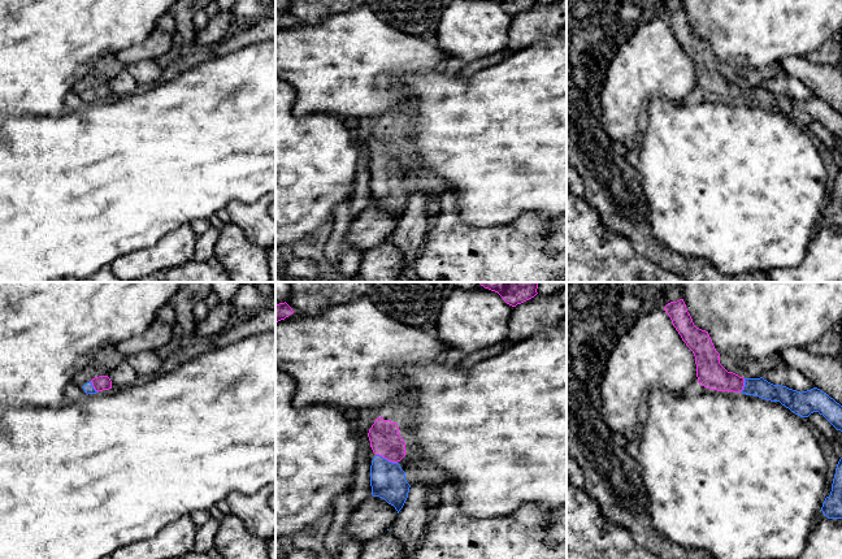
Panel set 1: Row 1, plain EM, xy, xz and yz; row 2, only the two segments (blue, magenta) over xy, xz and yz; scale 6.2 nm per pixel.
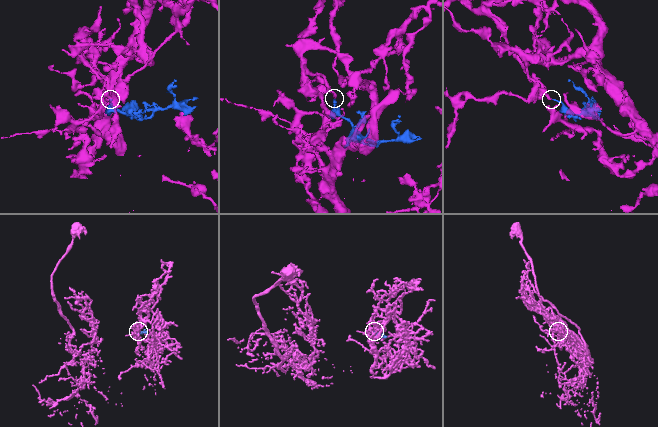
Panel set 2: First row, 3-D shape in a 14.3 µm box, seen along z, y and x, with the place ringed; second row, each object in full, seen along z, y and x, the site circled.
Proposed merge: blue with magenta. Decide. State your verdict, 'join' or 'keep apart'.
join

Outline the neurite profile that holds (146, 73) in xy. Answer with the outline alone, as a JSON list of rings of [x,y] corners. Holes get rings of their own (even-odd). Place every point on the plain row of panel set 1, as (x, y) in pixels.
[[[151,58],[125,66],[136,81],[139,88],[153,86],[160,79],[162,68],[164,61]]]

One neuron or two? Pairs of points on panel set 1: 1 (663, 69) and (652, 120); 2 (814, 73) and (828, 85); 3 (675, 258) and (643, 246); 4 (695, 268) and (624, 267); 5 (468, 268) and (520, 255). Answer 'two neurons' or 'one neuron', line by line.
1: two neurons
2: one neuron
3: one neuron
4: two neurons
5: one neuron

